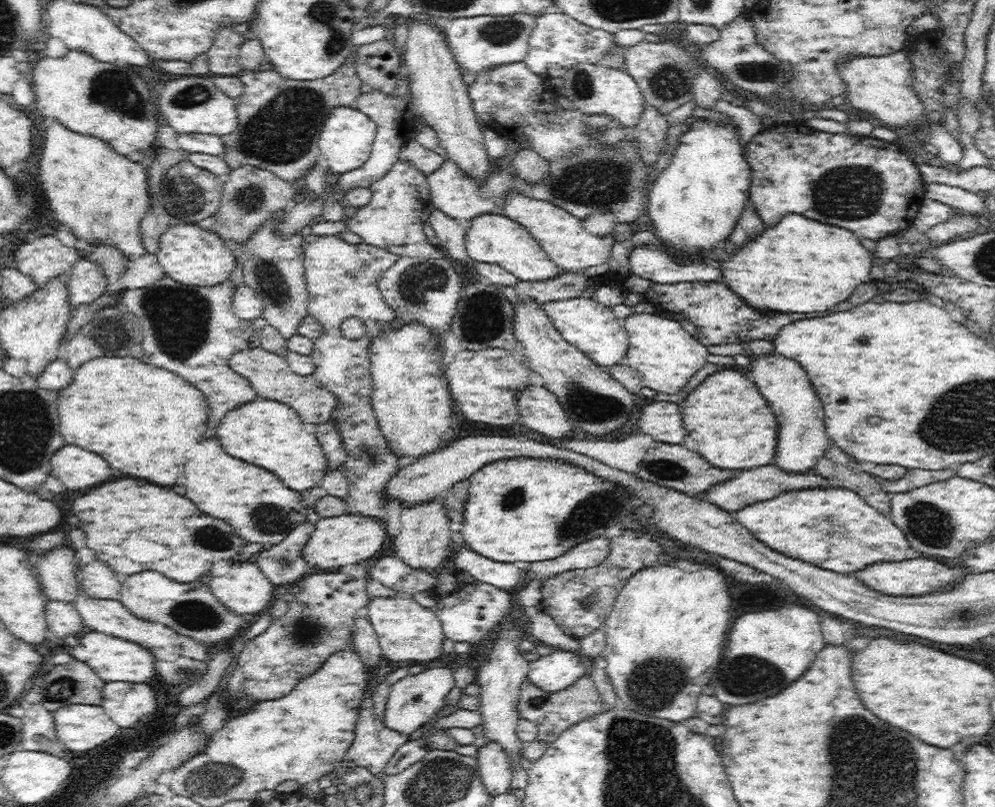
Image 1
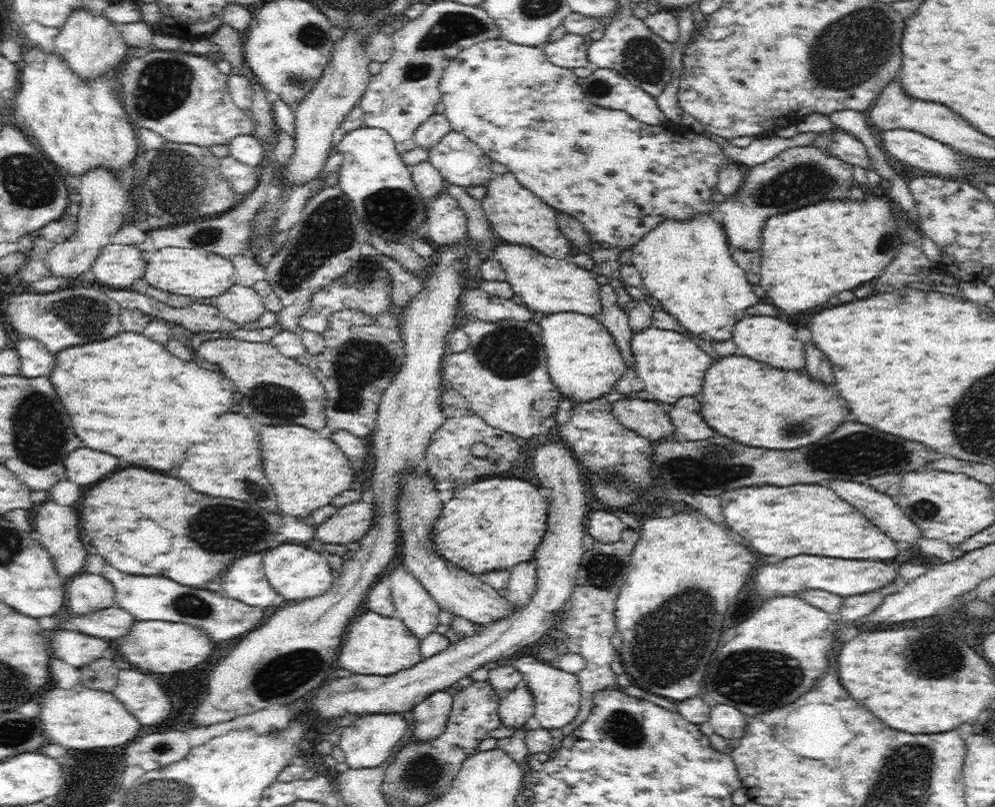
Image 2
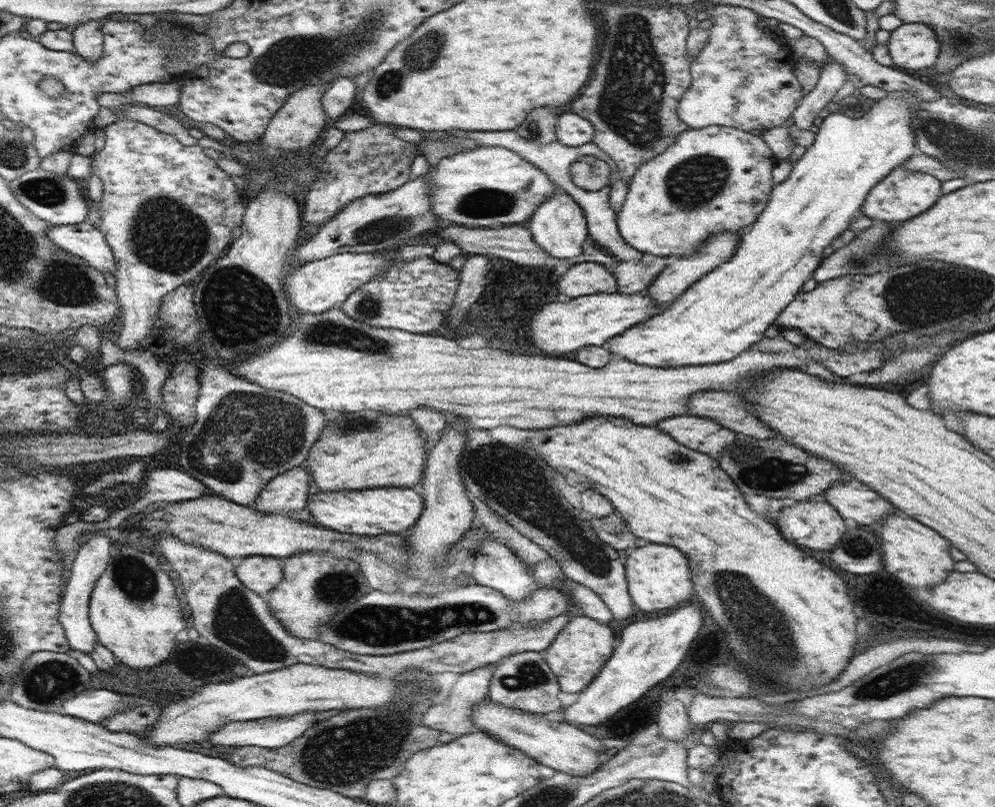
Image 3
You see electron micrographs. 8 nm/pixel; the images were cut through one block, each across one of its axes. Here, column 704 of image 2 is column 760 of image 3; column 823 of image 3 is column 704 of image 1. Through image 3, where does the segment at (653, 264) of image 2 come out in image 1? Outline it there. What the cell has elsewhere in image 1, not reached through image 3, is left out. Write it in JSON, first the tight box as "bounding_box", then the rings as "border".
{"bounding_box":[647,119,752,260],"border":[[[709,119],[692,120],[692,126],[688,132],[680,137],[680,142],[678,143],[678,146],[674,148],[669,166],[665,168],[659,174],[657,180],[652,183],[647,198],[647,214],[653,224],[652,231],[656,235],[656,238],[662,242],[661,246],[663,246],[673,258],[677,258],[677,260],[684,260],[684,258],[685,260],[688,260],[688,258],[693,258],[693,260],[696,260],[696,258],[703,258],[702,254],[706,254],[706,252],[710,252],[710,250],[714,250],[716,247],[722,247],[724,240],[732,234],[734,226],[738,224],[742,212],[746,210],[746,206],[750,205],[749,188],[750,182],[752,182],[752,176],[751,168],[743,155],[743,145],[736,126],[724,126]]]}

